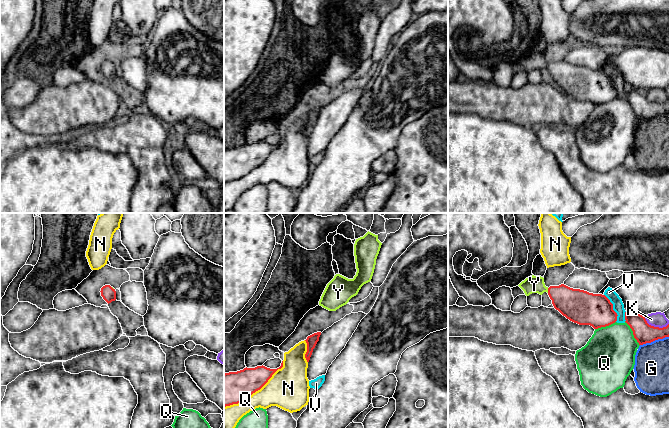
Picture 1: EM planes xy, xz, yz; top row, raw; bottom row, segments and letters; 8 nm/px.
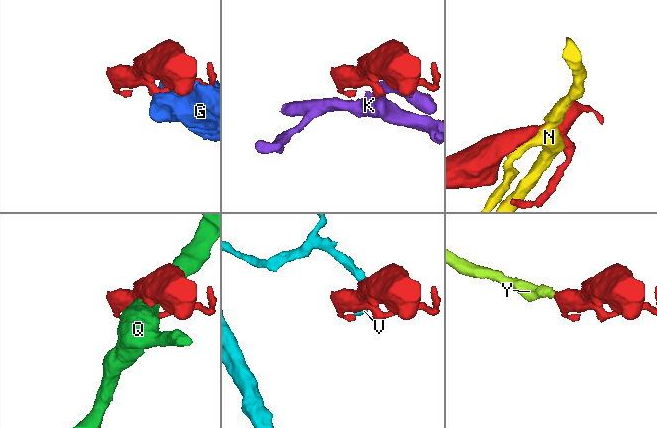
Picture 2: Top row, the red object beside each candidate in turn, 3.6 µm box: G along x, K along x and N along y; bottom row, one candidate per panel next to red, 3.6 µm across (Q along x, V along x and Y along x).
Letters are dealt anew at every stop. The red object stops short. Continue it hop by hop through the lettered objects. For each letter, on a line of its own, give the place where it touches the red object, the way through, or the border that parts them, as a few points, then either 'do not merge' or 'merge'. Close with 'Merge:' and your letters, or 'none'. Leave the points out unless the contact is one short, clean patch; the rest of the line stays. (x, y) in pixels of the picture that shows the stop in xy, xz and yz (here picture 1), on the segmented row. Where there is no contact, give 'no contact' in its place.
G: yz (654, 340) | do not merge
K: yz (655, 327) | along yz (644, 316), (645, 320), (651, 325), (665, 327), (668, 324) | do not merge
N: xz (256, 390) | do not merge
Q: yz (633, 333) | do not merge
V: yz (612, 308) | along yz (604, 294), (612, 304), (612, 309), (617, 315), (616, 321) | do not merge
Y: yz (548, 290) | merge
Merge: Y

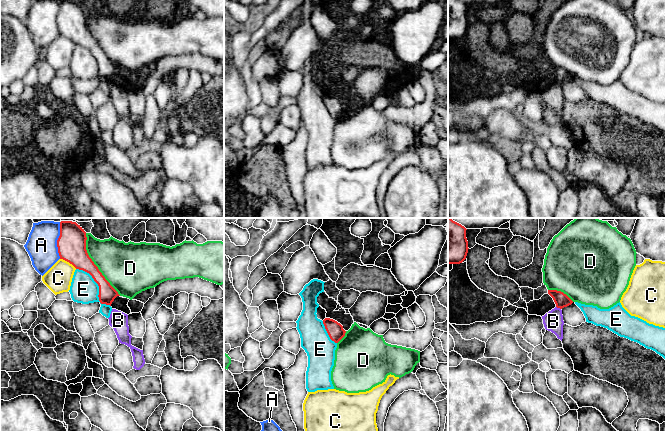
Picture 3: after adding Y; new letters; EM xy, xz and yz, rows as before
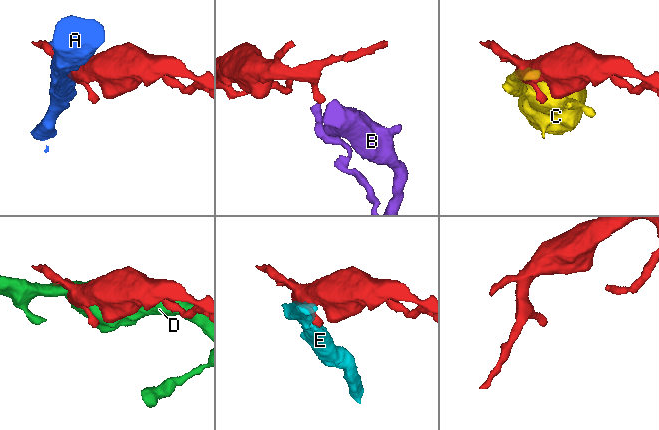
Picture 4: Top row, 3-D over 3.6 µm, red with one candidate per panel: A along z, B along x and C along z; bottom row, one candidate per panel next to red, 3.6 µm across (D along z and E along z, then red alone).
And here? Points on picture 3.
A: xy (57, 240) | do not merge
B: yz (558, 307) | do not merge
C: xy (68, 261) | do not merge
D: xy (94, 264) | do not merge
E: xy (99, 287) | do not merge
Merge: none

